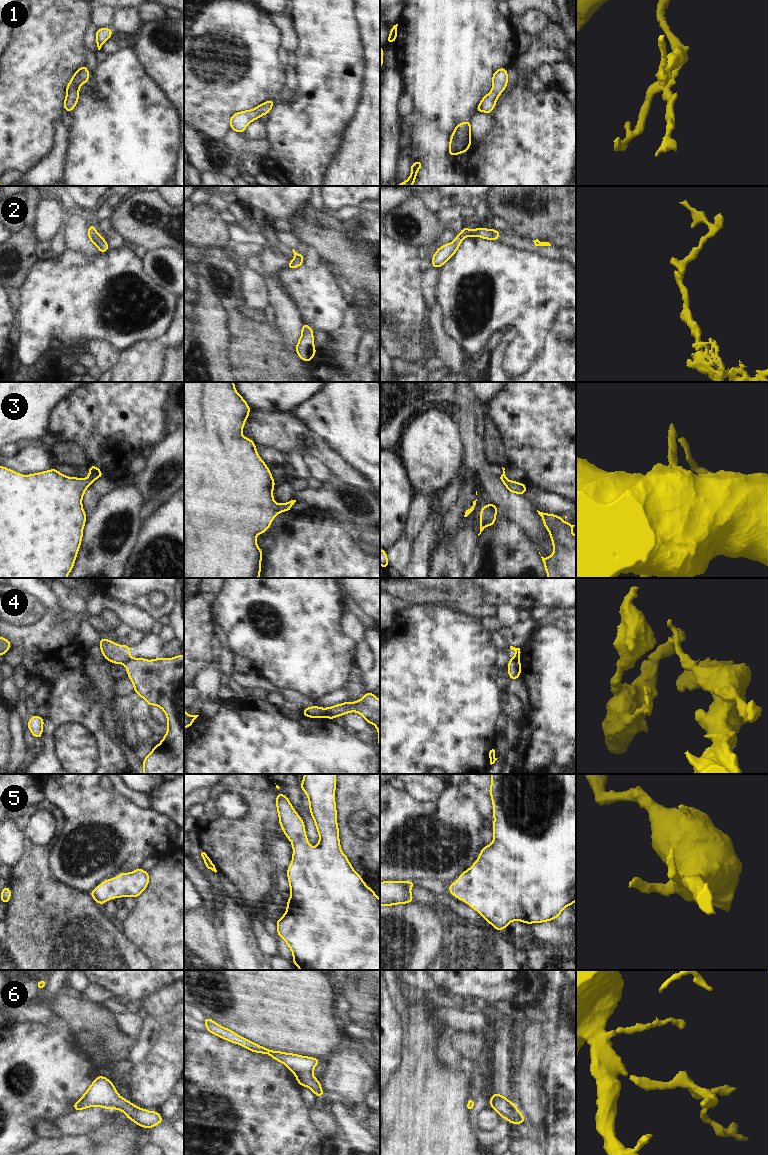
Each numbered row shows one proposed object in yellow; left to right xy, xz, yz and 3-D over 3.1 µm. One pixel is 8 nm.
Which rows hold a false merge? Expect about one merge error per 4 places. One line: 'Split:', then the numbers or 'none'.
Split: 4.

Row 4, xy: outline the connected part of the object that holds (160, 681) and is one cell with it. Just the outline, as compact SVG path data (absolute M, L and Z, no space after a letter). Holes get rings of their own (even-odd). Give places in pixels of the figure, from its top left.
M184 655L146 660L134 658L124 664L137 693L149 706L157 705L167 717L167 733L143 759L144 774L184 774Z

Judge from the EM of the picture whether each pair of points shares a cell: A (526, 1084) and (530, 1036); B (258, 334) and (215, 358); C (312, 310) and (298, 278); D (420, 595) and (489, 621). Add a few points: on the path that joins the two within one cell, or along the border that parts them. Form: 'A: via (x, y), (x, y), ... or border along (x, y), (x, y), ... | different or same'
A: via (527, 1072), (530, 1066), (530, 1048) | same
B: border along (226, 328), (230, 336), (227, 357), (231, 371) | different
C: via (312, 302), (312, 292), (306, 286) | same
D: border along (471, 615), (495, 616) | different

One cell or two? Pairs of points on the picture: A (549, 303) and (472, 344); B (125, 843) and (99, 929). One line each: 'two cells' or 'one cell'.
A: one cell
B: two cells

